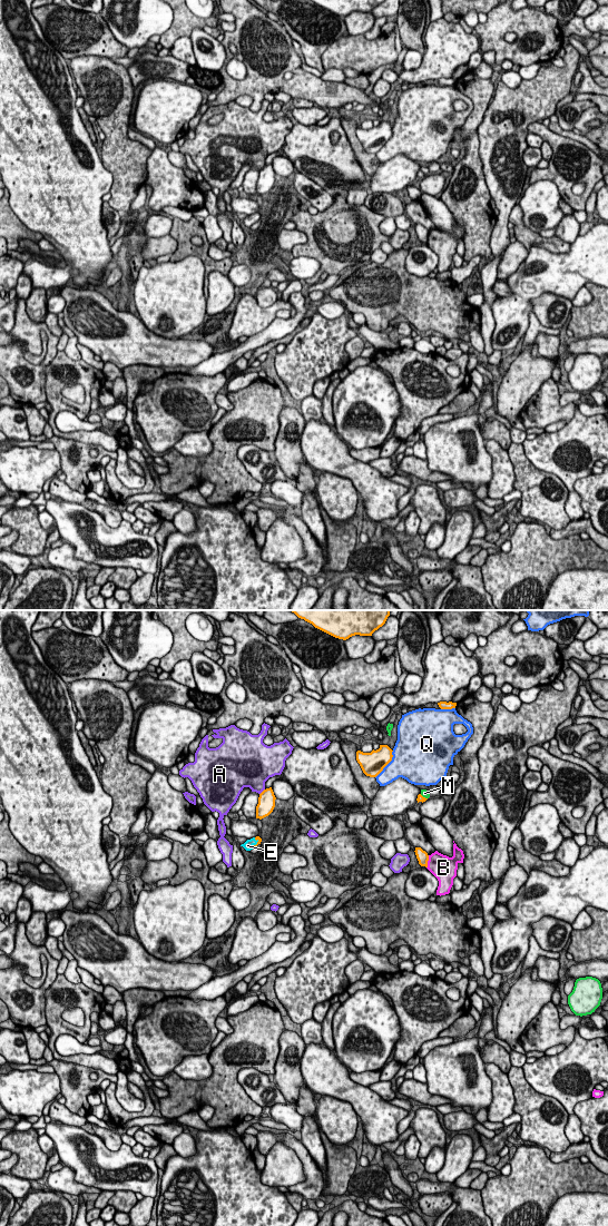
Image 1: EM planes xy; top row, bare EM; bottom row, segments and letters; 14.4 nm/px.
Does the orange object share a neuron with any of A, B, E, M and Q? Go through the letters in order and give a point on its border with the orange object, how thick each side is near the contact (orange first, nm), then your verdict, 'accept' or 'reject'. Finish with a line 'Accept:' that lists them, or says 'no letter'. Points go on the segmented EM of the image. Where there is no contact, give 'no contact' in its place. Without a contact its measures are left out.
A: contact xy (262, 792); calibres 260 and 320 nm; reject
B: contact xy (427, 862); calibres 170 and 340 nm; reject
E: contact xy (257, 843); calibres 60 and 140 nm; accept
M: contact xy (422, 796); calibres 100 and 120 nm; reject
Q: contact xy (388, 763); calibres 340 and 400 nm; reject
Accept: E

